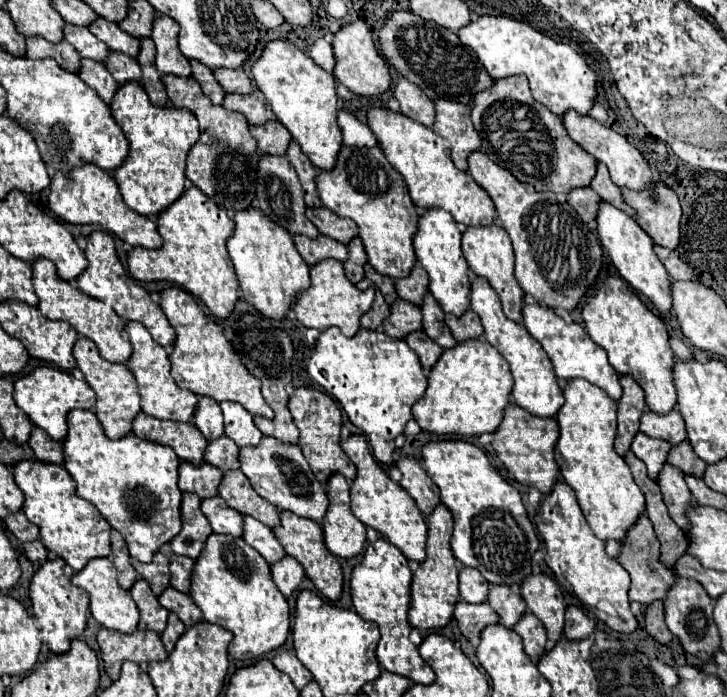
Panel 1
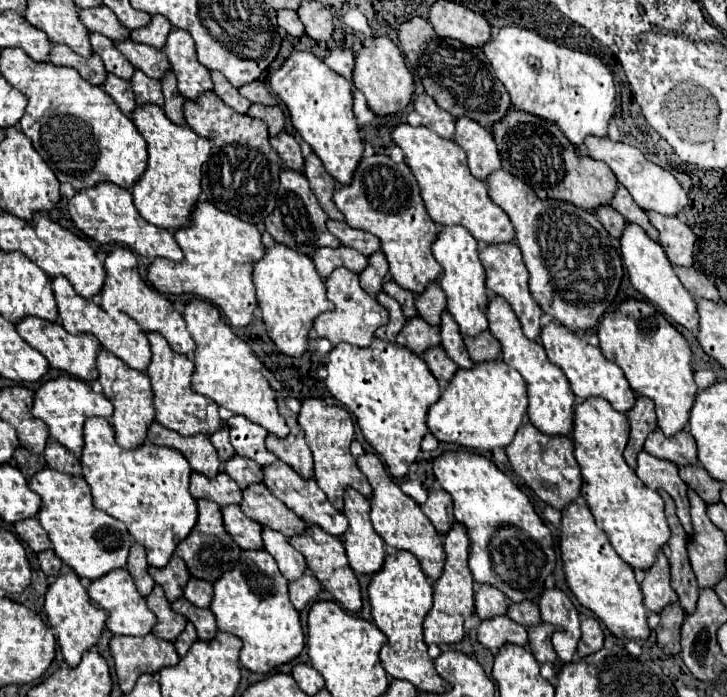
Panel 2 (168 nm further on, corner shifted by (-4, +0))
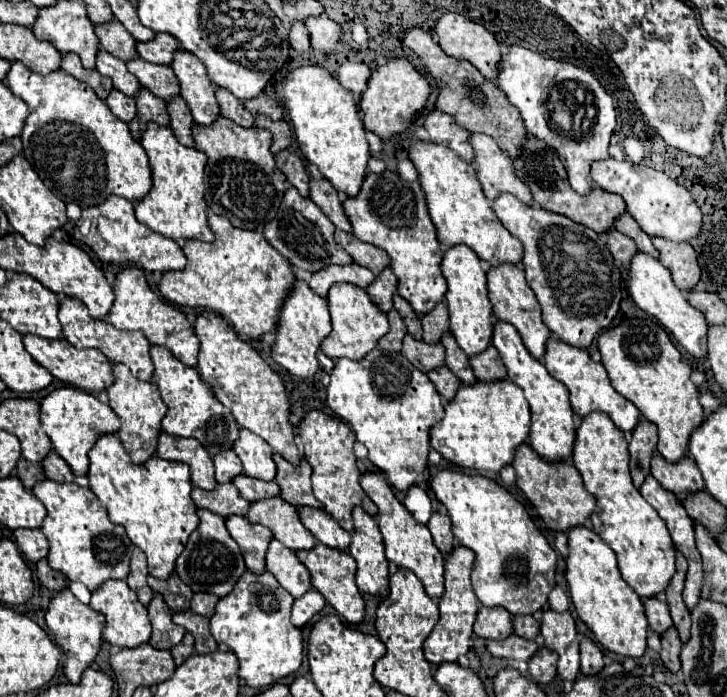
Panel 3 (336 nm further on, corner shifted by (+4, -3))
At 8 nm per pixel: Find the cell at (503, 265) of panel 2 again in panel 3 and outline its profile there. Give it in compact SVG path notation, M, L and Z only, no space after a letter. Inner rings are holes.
M501 263L497 267L491 267L487 271L487 291L489 291L489 301L493 305L493 313L497 319L503 319L519 331L523 345L529 349L529 353L535 359L541 359L545 353L545 341L549 337L549 329L541 321L541 309L535 299L535 293L529 291L529 285L525 281L525 273L519 265L507 265Z

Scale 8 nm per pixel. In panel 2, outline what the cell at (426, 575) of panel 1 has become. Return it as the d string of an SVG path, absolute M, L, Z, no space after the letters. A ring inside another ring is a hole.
M453 524L451 532L445 534L445 552L447 552L447 562L441 578L435 582L435 602L425 618L425 642L427 644L437 644L437 646L449 646L457 644L463 640L465 630L463 630L463 620L475 612L475 580L469 572L467 558L469 558L469 538L463 528L463 524Z

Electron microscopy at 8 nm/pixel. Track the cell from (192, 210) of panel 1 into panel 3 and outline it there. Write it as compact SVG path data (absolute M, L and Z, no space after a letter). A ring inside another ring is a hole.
M209 215L209 227L215 235L215 241L195 241L187 239L183 243L183 253L187 257L187 265L181 271L169 271L163 273L159 281L161 295L175 305L183 307L201 307L209 309L221 317L225 317L239 335L243 337L261 337L267 331L275 331L275 323L279 317L279 307L283 299L287 297L289 283L293 283L293 269L287 259L281 259L281 255L265 241L265 237L257 231L249 229L237 229L229 223L229 219L219 215Z

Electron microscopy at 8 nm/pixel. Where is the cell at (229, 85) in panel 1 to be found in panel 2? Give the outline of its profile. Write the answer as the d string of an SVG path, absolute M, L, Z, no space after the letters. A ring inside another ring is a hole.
M253 82L253 84L247 84L245 88L239 88L241 96L245 96L247 100L255 102L255 104L263 104L263 106L273 106L277 100L269 94L269 90L265 88L263 82Z

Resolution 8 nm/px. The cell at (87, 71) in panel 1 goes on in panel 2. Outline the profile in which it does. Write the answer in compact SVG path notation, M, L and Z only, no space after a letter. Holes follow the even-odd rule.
M109 74L105 84L103 84L103 90L119 104L119 108L125 116L129 116L135 110L137 104L135 104L135 96L133 96L133 90L131 90L131 82Z

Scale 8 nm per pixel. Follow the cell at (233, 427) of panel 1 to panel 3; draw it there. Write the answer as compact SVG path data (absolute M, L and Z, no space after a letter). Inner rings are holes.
M239 429L237 443L233 443L233 451L243 463L243 471L249 477L257 477L263 481L275 479L275 463L273 463L273 449L269 443L247 429Z

